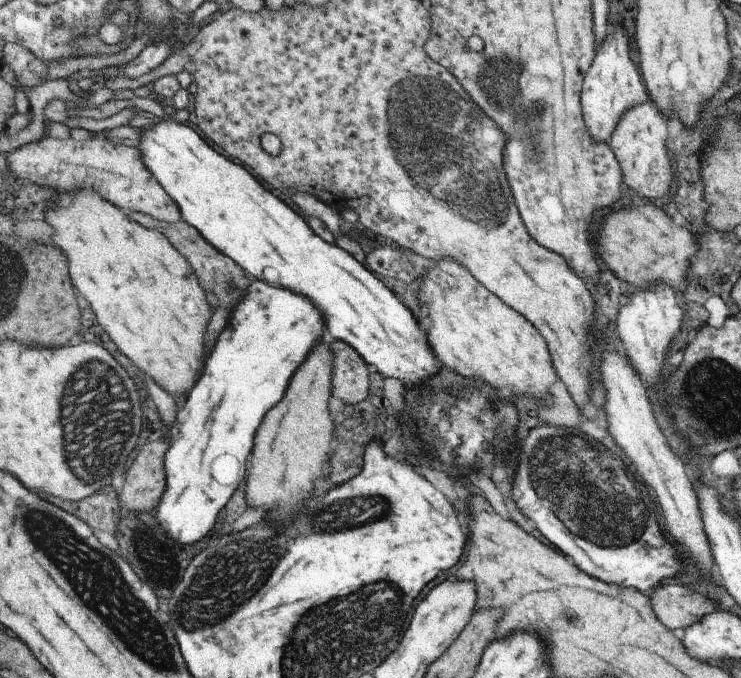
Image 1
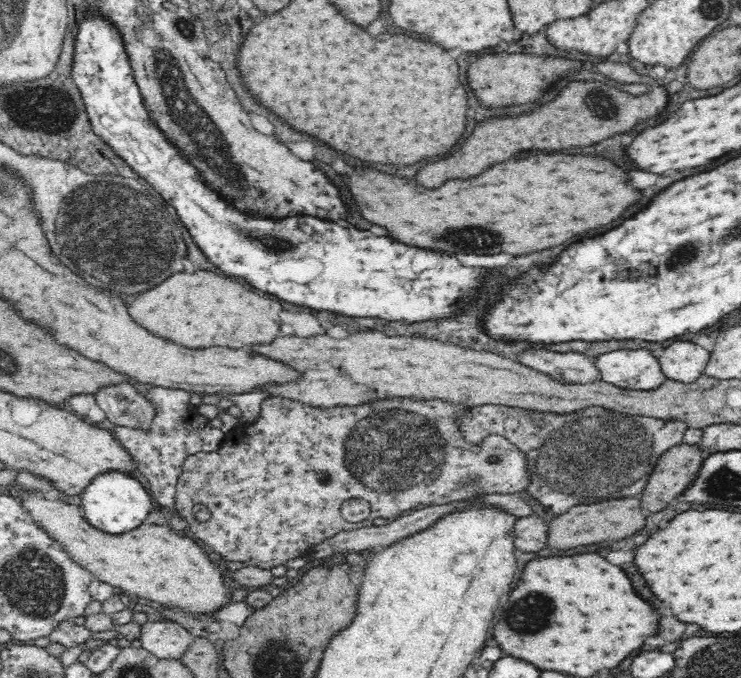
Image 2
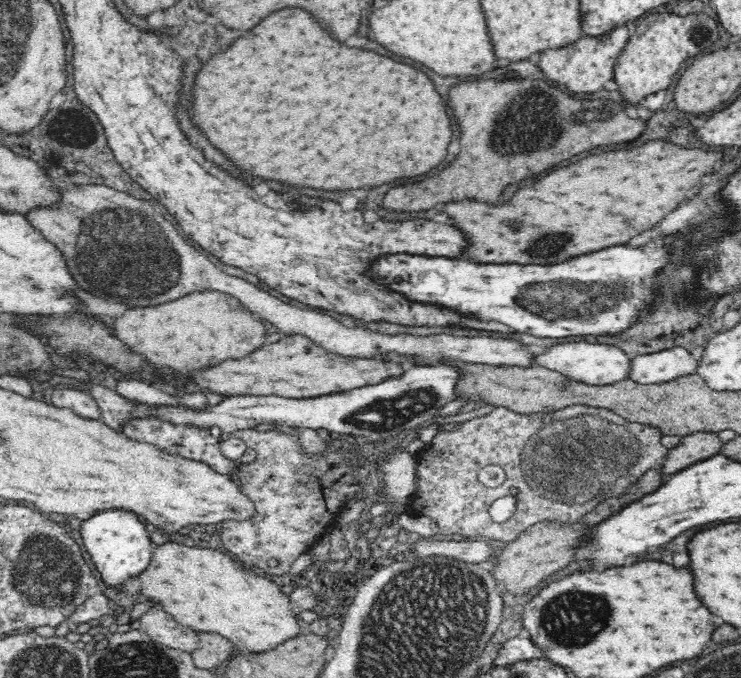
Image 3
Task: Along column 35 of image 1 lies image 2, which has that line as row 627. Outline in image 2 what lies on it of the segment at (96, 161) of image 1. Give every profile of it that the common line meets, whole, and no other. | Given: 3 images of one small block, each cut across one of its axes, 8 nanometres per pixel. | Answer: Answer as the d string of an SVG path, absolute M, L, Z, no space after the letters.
M159 620L144 623L139 639L156 658L180 660L197 638L179 623Z

